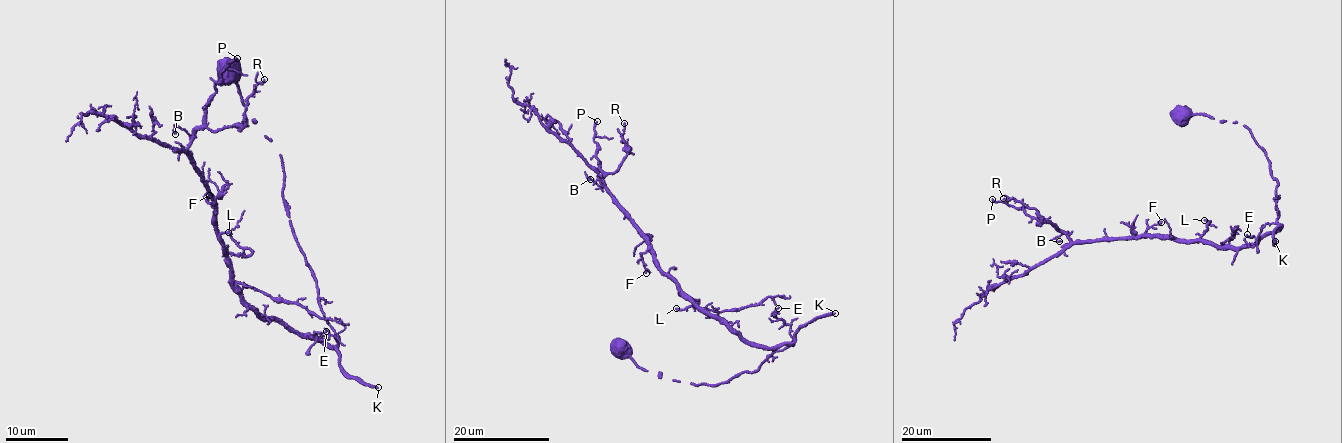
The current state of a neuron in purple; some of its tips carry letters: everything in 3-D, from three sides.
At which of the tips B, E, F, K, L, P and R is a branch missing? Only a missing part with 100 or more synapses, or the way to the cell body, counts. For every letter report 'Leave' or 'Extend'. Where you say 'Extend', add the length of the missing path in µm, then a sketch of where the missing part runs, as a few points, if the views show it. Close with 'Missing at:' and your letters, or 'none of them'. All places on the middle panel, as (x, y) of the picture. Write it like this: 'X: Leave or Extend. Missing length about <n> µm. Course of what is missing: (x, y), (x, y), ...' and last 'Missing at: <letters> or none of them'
B: Leave
E: Leave
F: Leave
K: Extend. Missing length about 150 µm. Course of what is missing: (835, 313), (791, 211), (618, 220), (634, 155), (685, 121), (644, 81), (677, 77)
L: Leave
P: Leave
R: Leave
Missing at: K

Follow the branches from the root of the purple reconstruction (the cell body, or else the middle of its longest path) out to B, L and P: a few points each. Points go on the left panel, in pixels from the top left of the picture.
B: (225, 73), (279, 155), (286, 213), (335, 347), (242, 303), (215, 200), (189, 134), (175, 134)
L: (225, 73), (279, 155), (286, 213), (335, 347), (243, 305), (228, 257), (251, 251), (228, 232)
P: (225, 73), (279, 155), (286, 213), (335, 347), (242, 303), (215, 200), (190, 157), (219, 73), (237, 58)

